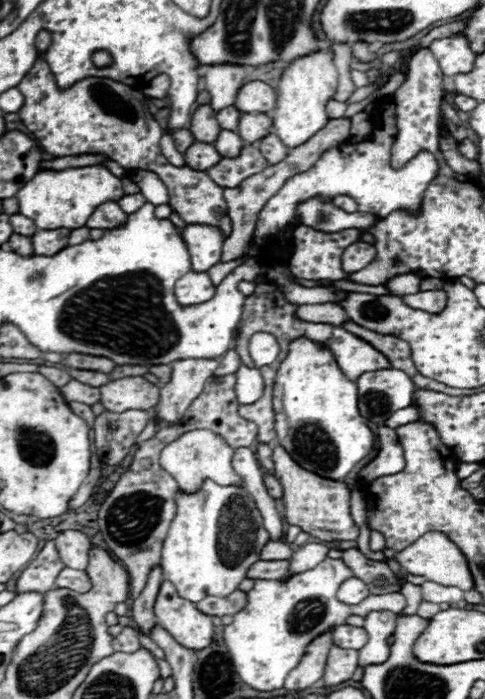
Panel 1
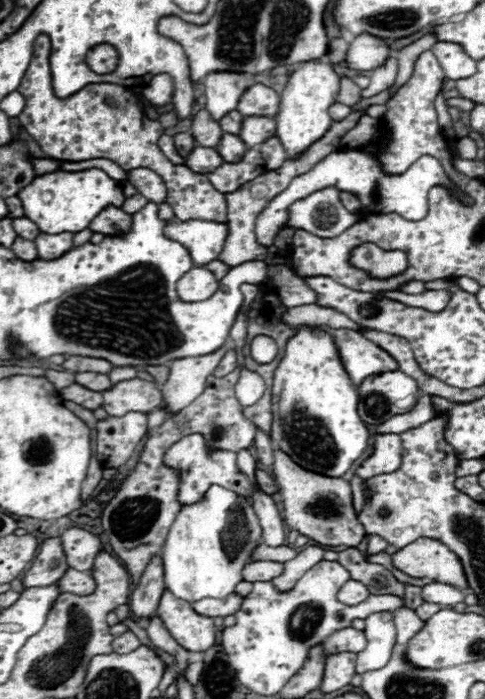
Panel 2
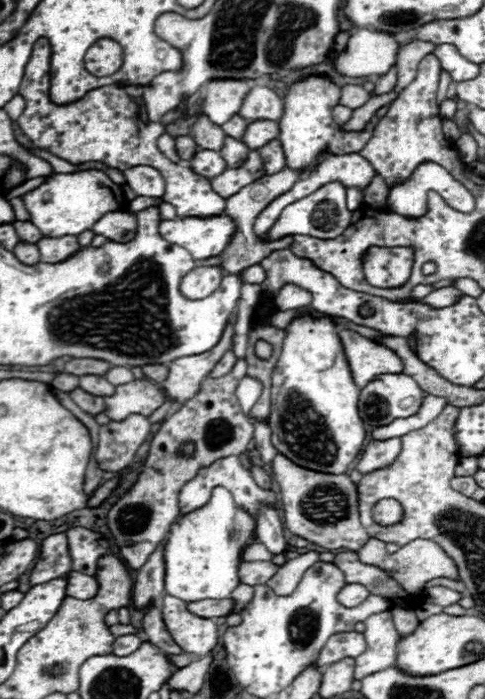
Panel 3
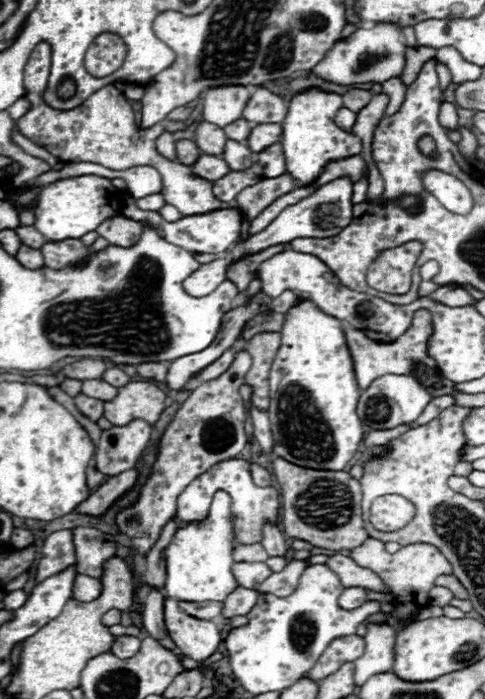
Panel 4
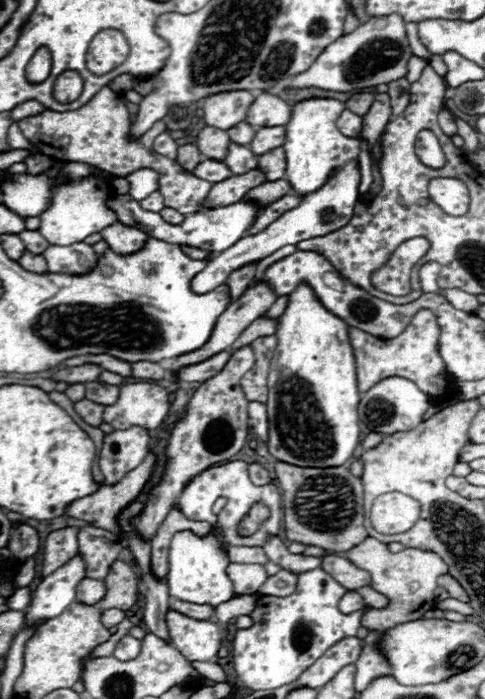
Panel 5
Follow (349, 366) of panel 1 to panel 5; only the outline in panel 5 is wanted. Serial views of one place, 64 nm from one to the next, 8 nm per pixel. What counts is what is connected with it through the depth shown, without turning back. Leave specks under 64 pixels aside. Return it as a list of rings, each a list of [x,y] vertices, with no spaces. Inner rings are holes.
[[[420,310],[414,316],[414,320],[408,324],[406,332],[402,332],[400,336],[390,338],[390,340],[370,336],[370,334],[356,330],[356,328],[348,328],[348,334],[350,334],[354,358],[356,358],[356,374],[358,374],[360,392],[368,392],[374,384],[378,384],[384,378],[400,376],[400,378],[408,378],[414,384],[418,384],[418,388],[422,392],[426,392],[426,396],[434,404],[454,396],[456,380],[450,376],[450,372],[438,352],[440,328],[438,328],[436,318],[430,310]]]

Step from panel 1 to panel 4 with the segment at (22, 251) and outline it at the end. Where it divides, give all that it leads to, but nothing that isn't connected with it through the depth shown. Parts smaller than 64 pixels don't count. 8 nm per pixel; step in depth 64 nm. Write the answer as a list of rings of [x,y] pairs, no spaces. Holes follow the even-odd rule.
[[[22,246],[18,250],[18,258],[16,258],[24,268],[28,270],[38,270],[38,268],[44,268],[44,256],[40,250],[34,250],[34,248],[26,248]]]

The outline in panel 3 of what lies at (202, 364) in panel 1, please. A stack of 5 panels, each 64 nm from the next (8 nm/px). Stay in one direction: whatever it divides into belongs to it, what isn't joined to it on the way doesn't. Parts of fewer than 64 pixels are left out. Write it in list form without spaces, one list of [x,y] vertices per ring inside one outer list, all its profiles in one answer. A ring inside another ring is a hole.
[[[228,322],[222,332],[220,344],[216,344],[210,352],[202,352],[198,356],[184,356],[184,358],[170,362],[168,378],[162,382],[166,394],[170,398],[180,400],[182,404],[190,396],[194,396],[198,392],[202,380],[222,358],[222,354],[232,348],[232,338],[234,338],[234,322]]]

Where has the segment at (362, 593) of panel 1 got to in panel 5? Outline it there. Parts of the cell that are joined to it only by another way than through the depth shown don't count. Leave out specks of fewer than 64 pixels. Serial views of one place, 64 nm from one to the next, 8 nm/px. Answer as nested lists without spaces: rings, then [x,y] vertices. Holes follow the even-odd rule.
[[[354,590],[346,592],[346,596],[342,596],[342,600],[340,600],[340,612],[344,612],[344,614],[358,612],[358,610],[362,610],[364,606],[366,606],[366,604],[364,604],[362,596],[358,596],[358,592],[354,592]]]

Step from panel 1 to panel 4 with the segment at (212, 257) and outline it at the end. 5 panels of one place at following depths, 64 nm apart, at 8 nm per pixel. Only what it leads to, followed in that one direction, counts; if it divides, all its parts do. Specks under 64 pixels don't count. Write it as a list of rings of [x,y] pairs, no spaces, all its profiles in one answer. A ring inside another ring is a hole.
[[[124,196],[122,208],[124,208],[122,210],[124,218],[132,218],[136,222],[142,222],[142,224],[154,228],[156,234],[160,238],[168,240],[170,244],[176,244],[176,246],[180,246],[188,252],[200,252],[200,254],[222,254],[222,252],[230,250],[240,240],[242,218],[244,218],[238,208],[220,208],[220,210],[214,210],[214,212],[206,212],[202,216],[184,216],[178,222],[166,222],[166,220],[162,220],[162,216],[158,212],[140,210],[132,196]]]

